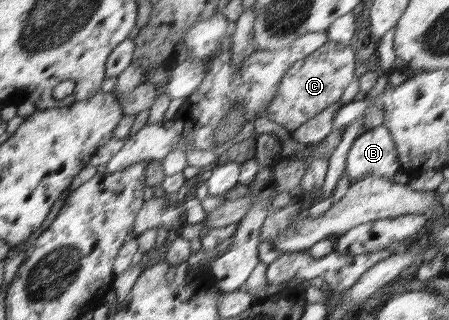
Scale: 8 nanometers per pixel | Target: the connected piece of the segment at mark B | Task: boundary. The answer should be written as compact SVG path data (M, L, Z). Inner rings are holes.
M385 125L364 131L353 141L344 175L349 177L351 185L367 176L381 176L393 179L401 169L396 145Z

